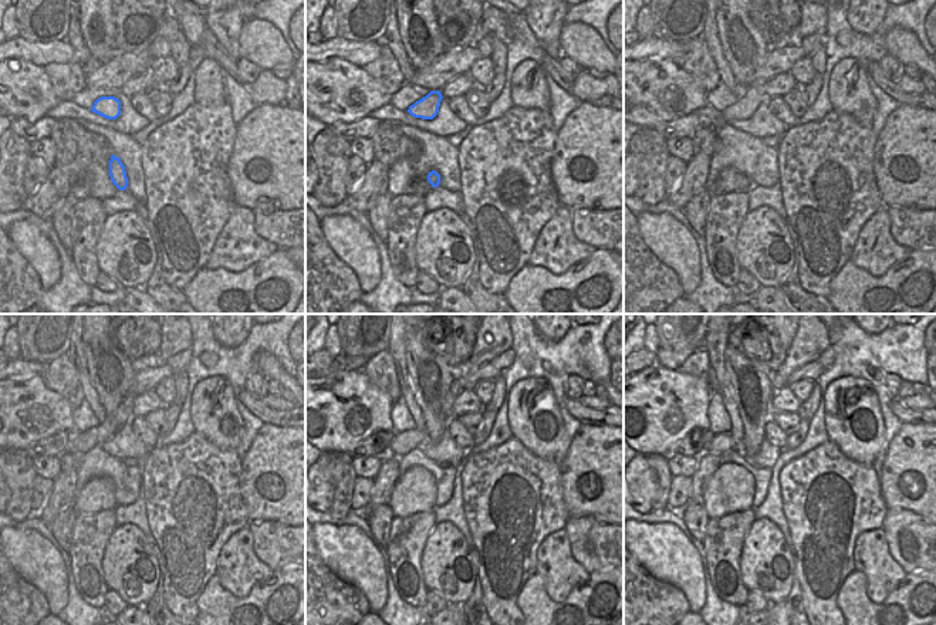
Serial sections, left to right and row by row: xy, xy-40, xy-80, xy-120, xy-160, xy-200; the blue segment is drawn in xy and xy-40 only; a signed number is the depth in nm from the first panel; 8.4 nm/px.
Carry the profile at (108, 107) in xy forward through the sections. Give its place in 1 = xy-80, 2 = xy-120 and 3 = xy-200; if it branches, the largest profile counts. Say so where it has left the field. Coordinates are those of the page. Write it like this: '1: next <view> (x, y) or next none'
1: next xy-80 (746, 105)
2: next xy-120 (81, 442)
3: next xy-200 (722, 442)

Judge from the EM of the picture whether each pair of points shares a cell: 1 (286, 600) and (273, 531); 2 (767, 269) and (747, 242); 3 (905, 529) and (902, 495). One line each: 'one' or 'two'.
1: two
2: one
3: two

